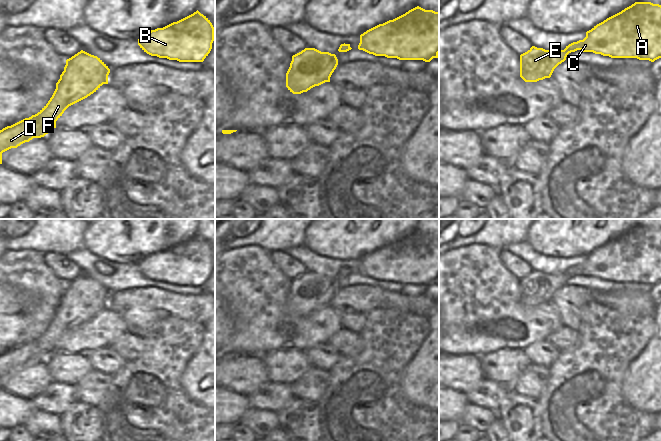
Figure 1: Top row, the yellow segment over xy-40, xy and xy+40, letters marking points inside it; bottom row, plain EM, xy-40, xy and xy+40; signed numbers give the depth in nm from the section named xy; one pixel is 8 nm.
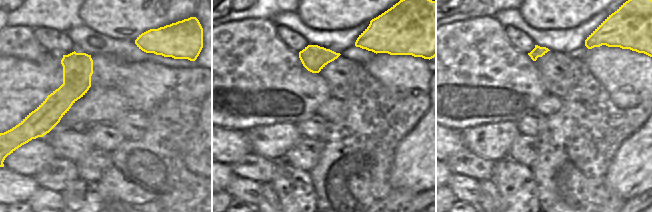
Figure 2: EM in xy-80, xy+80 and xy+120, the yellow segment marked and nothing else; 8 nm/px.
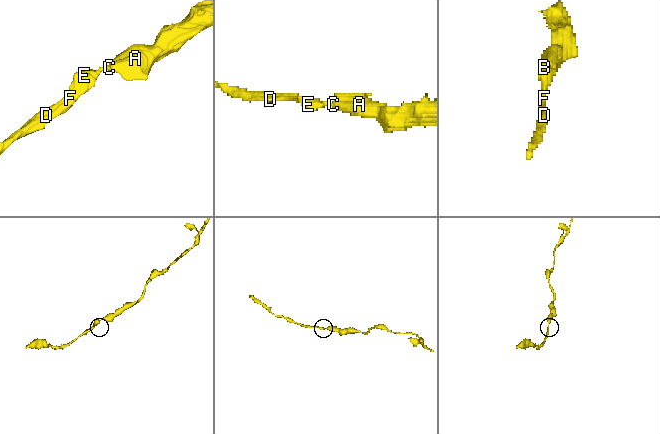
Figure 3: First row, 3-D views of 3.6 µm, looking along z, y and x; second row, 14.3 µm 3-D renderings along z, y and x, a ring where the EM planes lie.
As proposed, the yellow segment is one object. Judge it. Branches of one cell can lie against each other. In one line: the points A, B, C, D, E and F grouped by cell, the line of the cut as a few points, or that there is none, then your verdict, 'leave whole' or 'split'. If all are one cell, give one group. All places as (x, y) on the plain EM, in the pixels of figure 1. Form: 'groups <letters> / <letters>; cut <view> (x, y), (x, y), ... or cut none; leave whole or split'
groups A B C D E F; cut none; leave whole

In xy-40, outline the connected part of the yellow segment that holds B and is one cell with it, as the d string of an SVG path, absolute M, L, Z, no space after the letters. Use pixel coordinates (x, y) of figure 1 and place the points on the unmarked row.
M198 234L138 263L140 272L151 280L179 286L203 286L212 273L214 251Z

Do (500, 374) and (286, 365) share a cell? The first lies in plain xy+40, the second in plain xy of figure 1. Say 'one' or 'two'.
one

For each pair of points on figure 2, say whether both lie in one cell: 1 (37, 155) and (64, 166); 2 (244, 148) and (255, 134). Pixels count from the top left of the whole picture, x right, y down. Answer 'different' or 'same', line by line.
1: different
2: different

